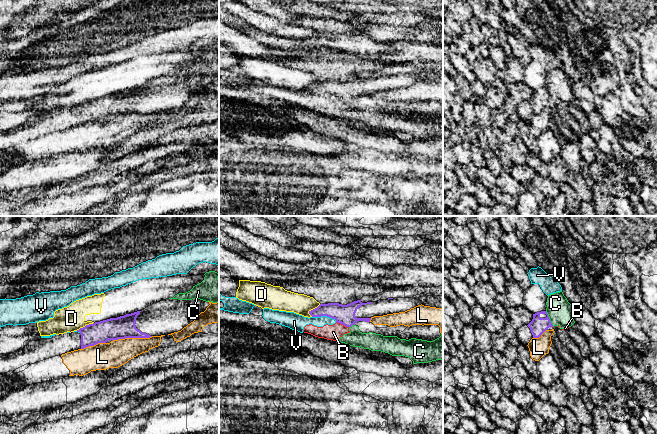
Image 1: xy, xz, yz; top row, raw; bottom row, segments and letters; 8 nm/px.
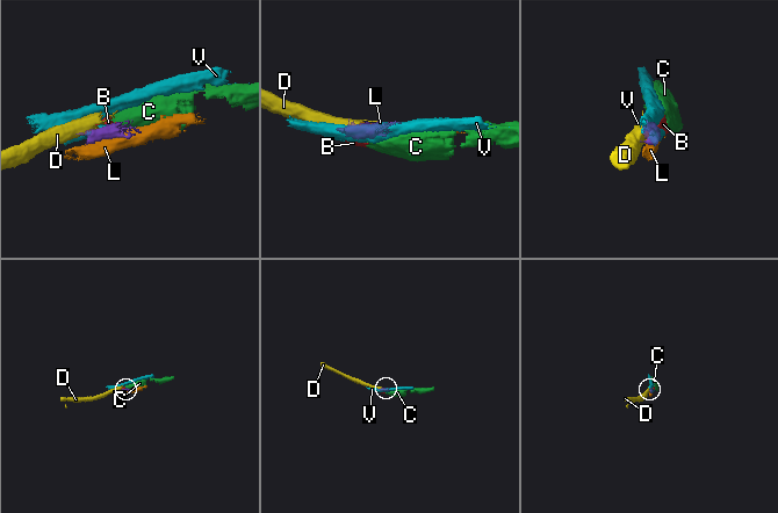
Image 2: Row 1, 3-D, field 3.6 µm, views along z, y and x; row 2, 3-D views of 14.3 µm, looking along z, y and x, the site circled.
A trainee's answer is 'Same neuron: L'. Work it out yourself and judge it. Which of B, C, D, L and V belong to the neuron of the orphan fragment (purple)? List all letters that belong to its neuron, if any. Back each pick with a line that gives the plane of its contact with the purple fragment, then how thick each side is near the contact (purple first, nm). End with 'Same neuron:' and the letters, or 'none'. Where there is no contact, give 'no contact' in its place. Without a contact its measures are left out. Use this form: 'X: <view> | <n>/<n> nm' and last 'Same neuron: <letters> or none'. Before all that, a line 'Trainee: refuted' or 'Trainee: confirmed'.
Trainee: refuted
Same neuron: none

